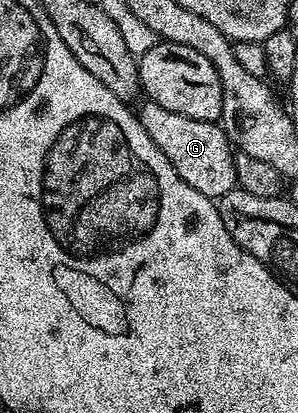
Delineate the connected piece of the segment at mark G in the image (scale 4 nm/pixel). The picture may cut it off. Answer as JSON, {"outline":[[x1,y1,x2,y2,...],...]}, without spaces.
{"outline":[[146,100,143,103,137,115,142,121,144,132,148,132,152,144,156,144,160,152,168,156,168,164,176,168,178,178,184,180,188,188,196,188,196,192,217,200,238,186,234,163,236,150,218,122,192,120,188,116,168,112,155,102]]}

